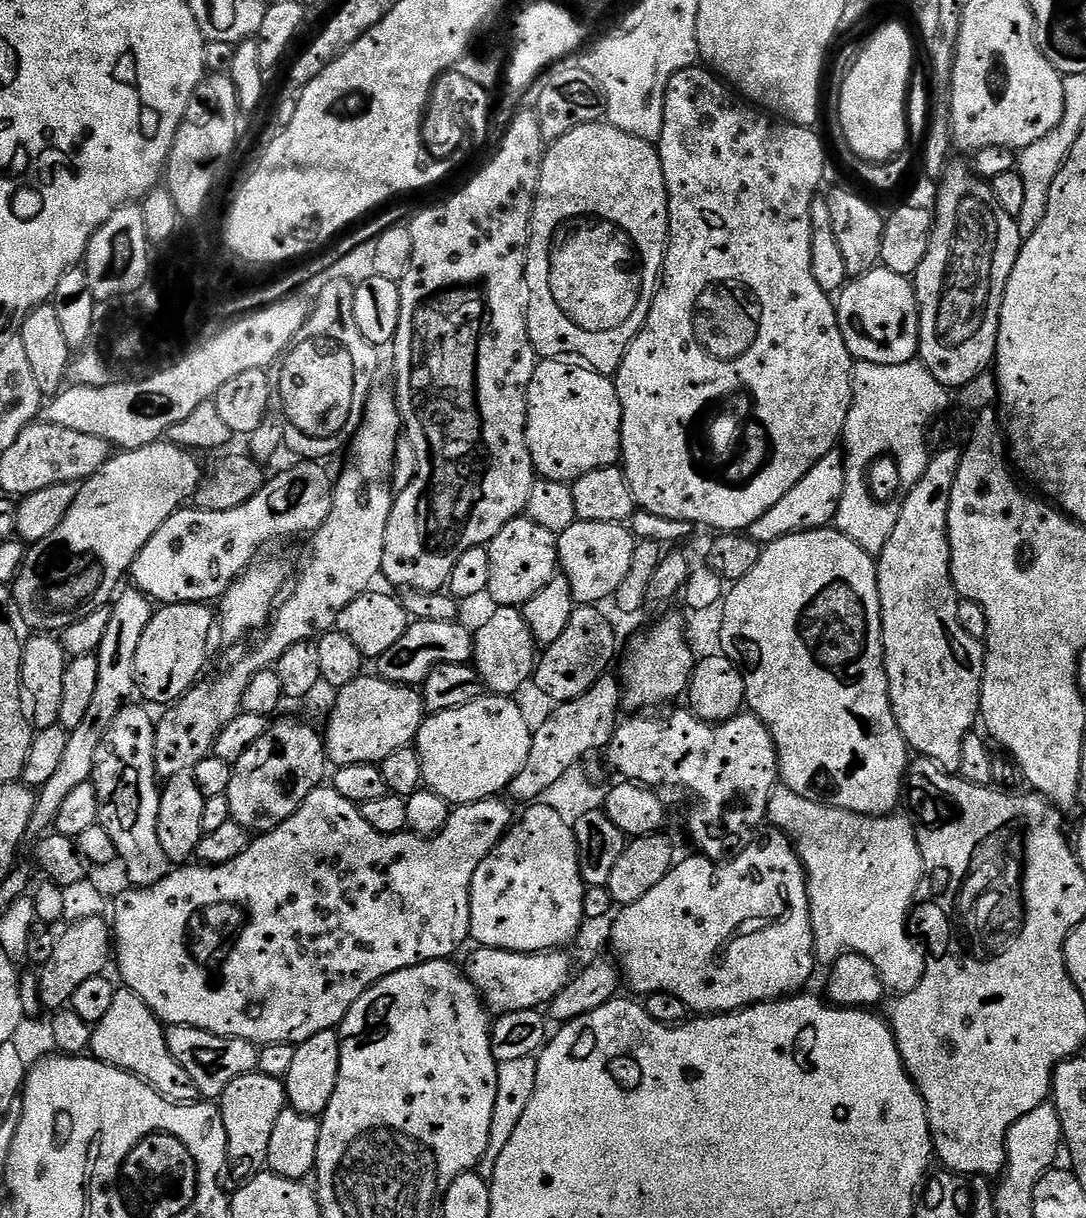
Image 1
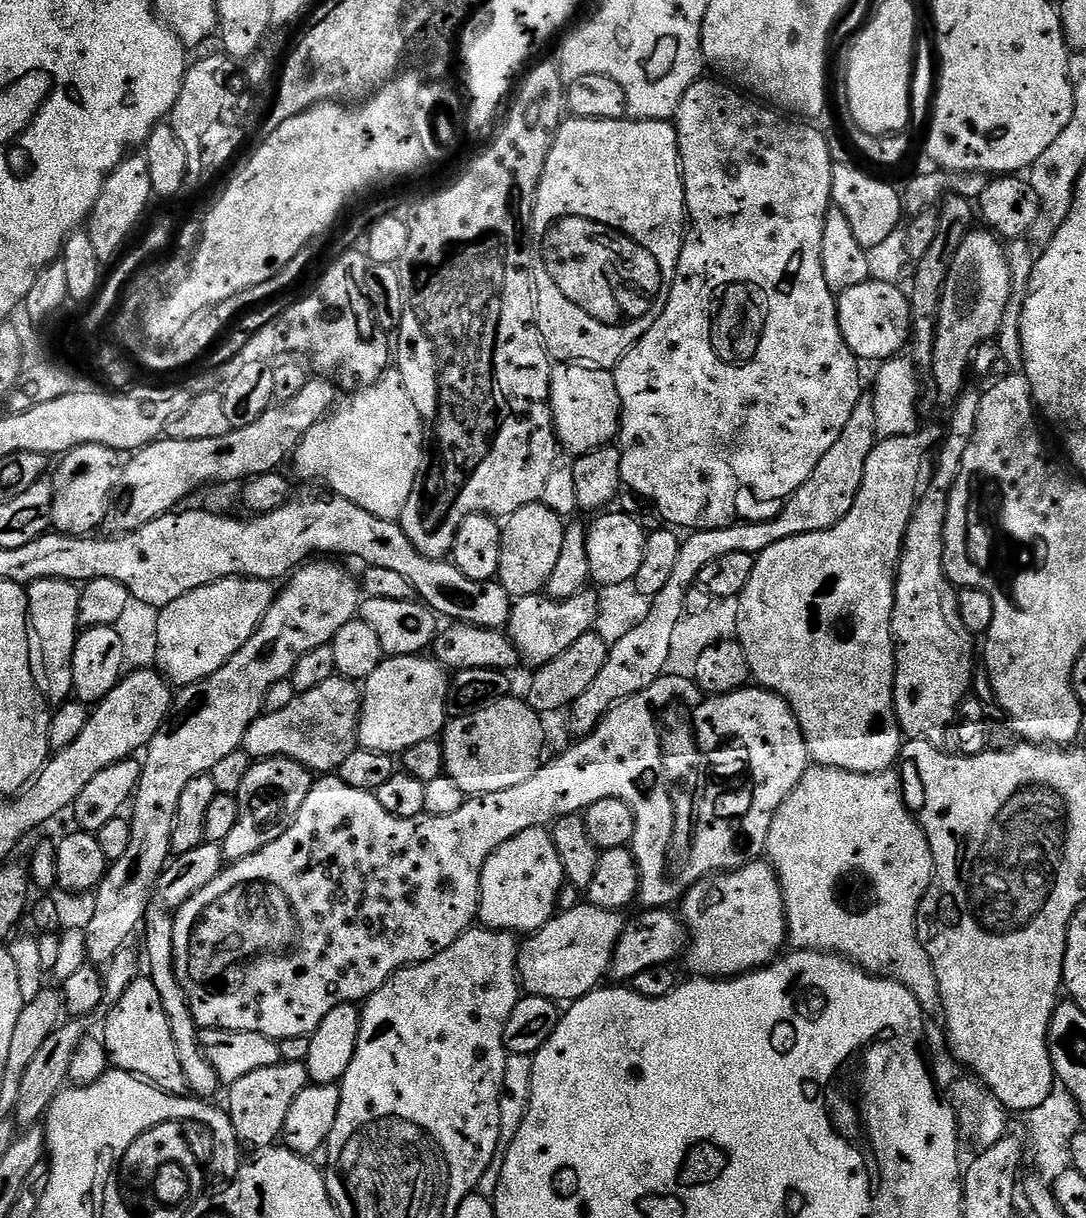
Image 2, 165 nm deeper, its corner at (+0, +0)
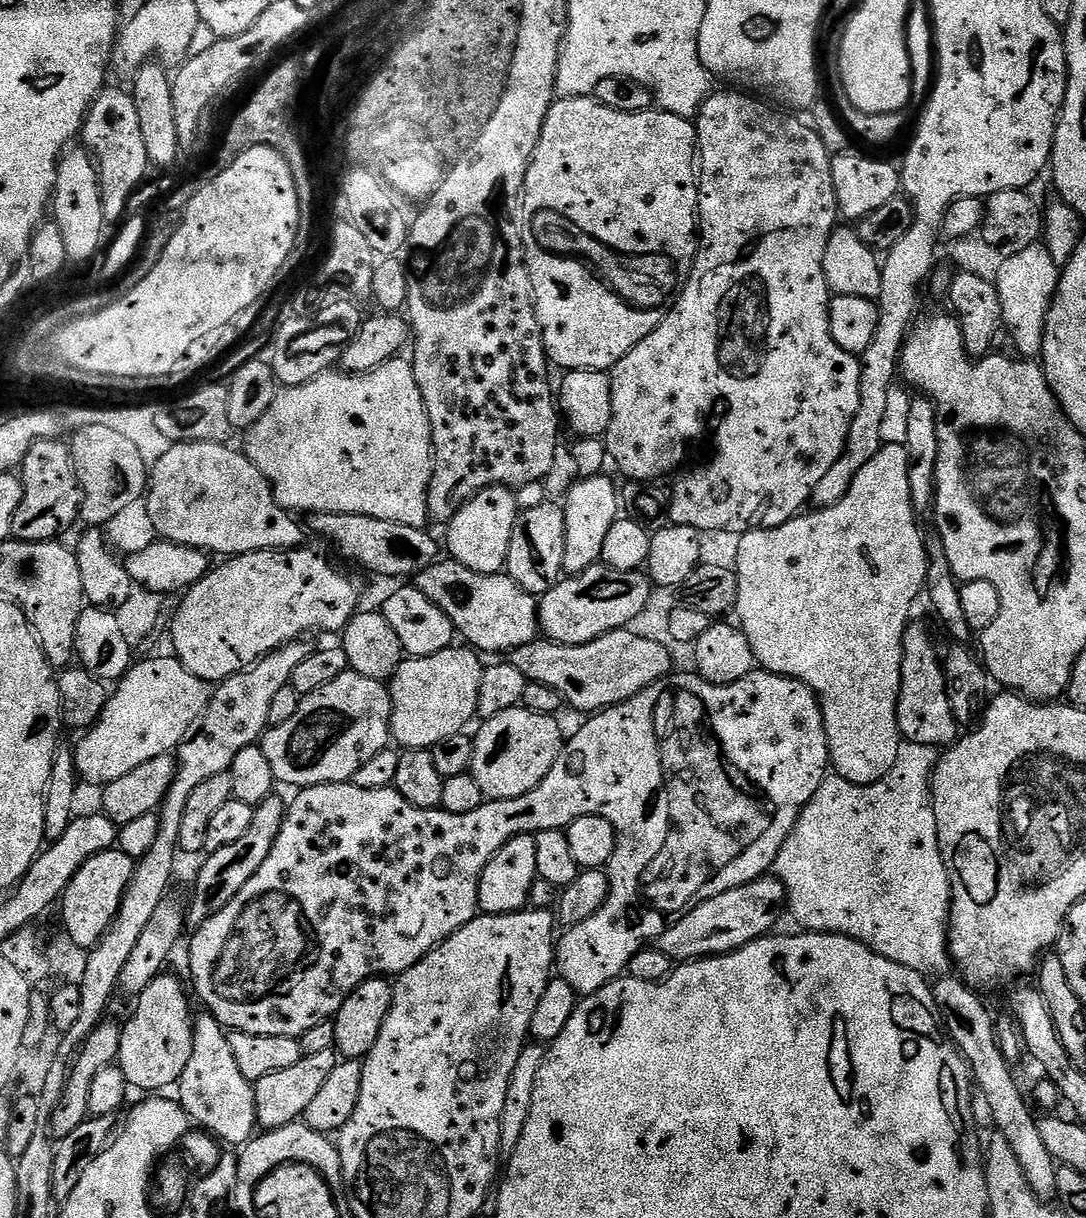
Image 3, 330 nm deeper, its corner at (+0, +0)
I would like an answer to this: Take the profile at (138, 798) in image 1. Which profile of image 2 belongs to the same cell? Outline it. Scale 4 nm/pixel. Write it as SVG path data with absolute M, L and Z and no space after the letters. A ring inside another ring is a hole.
M155 902L149 903L148 908L144 911L144 919L142 921L142 933L143 932L144 952L142 948L142 956L146 961L146 976L147 979L154 982L154 990L158 990L158 998L162 998L162 1010L170 1022L170 1034L174 1034L174 1046L178 1050L178 1062L182 1062L182 1070L184 1071L184 1077L188 1083L188 1092L200 1098L212 1098L212 1095L214 1095L216 1091L221 1091L222 1085L218 1074L213 1070L210 1066L210 1062L204 1056L204 1049L201 1048L198 1043L198 1025L196 1019L190 1010L188 999L176 978L176 967L174 966L174 919L167 909L160 907L160 905Z

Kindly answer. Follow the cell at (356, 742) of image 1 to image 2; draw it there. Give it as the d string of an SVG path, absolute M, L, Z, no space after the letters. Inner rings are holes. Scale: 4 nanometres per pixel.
M427 655L418 656L389 656L380 661L378 670L370 674L363 681L362 695L358 715L360 725L356 731L359 747L371 752L387 752L389 754L403 754L410 746L417 742L435 740L443 733L446 721L449 719L448 711L448 686L450 676L435 659Z

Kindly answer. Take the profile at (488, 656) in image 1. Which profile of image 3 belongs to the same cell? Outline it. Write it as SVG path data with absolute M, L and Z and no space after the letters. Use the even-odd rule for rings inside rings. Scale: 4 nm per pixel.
M603 562L595 564L576 576L561 579L559 584L554 585L549 592L539 597L540 632L556 644L585 644L591 640L597 640L602 634L629 627L631 620L638 617L650 602L653 589L651 579L643 571L627 572L614 570Z

